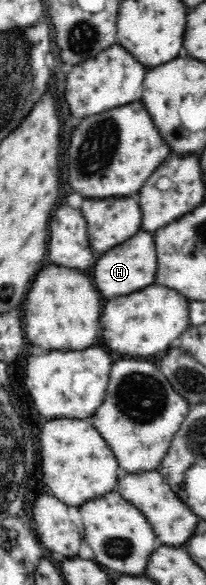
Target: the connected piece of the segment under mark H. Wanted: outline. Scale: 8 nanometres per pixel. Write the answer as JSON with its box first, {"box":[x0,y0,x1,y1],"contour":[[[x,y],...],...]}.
{"box":[93,229,157,297],"contour":[[[143,229],[139,230],[133,239],[103,253],[93,271],[93,279],[97,281],[97,289],[101,289],[103,297],[119,297],[135,293],[137,289],[156,283],[155,275],[157,275],[157,255],[155,255],[153,231],[149,233]]]}

